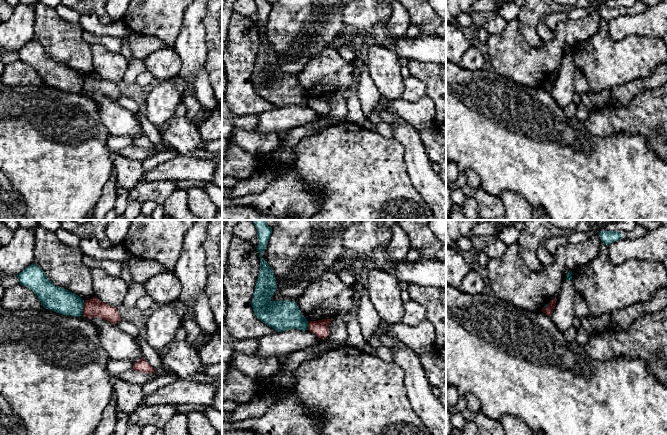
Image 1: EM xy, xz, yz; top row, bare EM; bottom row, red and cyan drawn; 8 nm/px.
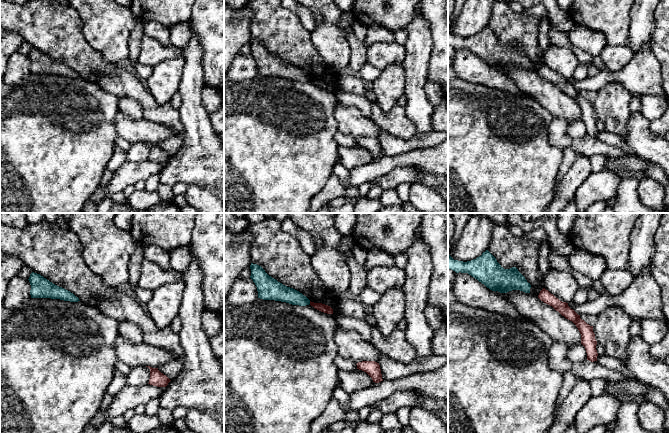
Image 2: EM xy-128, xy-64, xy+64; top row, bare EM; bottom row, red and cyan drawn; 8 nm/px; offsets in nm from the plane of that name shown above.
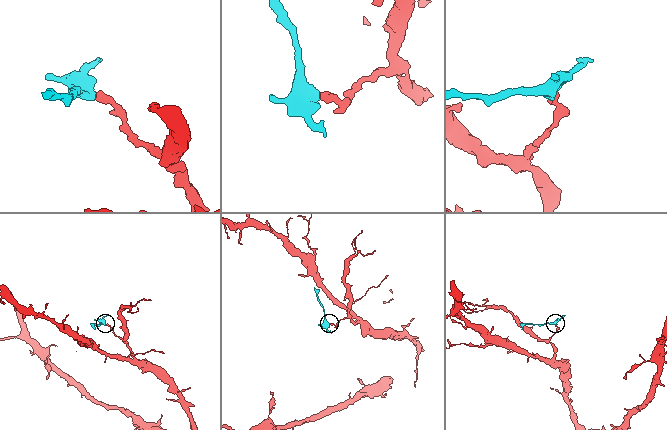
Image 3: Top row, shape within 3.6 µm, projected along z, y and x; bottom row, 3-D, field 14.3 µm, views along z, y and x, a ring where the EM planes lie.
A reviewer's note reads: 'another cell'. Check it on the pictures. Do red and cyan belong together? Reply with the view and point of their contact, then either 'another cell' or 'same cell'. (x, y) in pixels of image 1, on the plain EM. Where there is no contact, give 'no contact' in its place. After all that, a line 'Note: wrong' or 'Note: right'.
xy (83, 83) | another cell
Note: right

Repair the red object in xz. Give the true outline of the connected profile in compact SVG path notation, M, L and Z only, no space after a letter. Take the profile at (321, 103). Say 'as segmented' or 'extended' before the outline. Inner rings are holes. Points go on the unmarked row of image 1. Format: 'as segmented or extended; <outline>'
as segmented; M332 95L309 97L308 106L316 110L319 114L324 115L329 111L329 101L331 98Z

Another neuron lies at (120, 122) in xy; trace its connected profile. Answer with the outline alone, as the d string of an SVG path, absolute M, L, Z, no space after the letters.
M83 90L80 93L90 96L95 101L100 112L101 122L110 135L131 136L136 139L143 134L137 117L121 107L116 100L98 93L88 94Z

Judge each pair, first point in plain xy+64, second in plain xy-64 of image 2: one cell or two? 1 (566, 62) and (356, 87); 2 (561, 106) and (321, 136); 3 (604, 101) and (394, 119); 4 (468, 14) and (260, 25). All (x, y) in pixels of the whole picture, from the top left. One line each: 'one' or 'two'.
1: two
2: two
3: two
4: two

